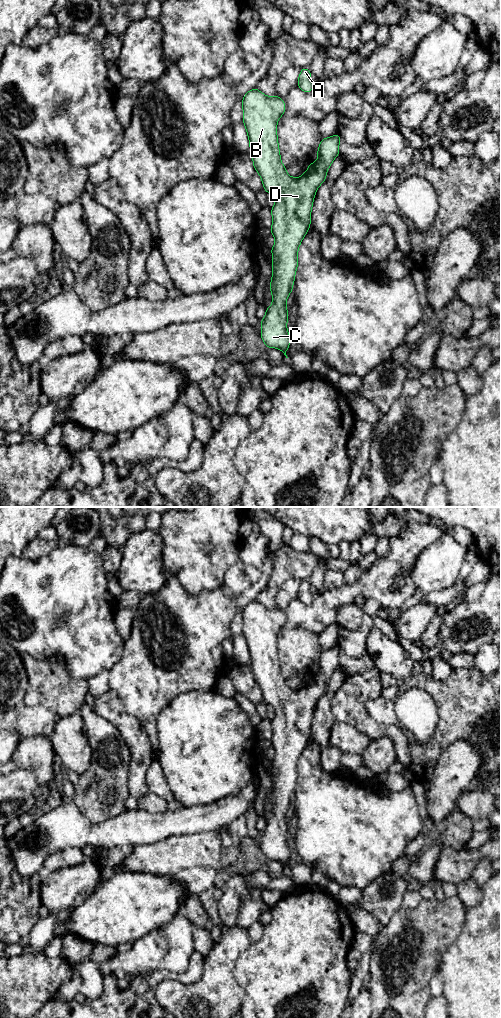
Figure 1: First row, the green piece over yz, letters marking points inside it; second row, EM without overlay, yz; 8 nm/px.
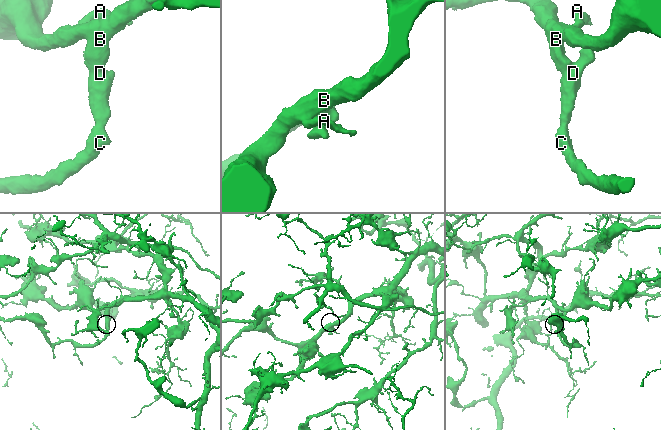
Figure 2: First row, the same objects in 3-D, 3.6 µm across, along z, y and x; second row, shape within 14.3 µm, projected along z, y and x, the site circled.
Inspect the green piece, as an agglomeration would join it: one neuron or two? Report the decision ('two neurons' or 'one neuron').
one neuron

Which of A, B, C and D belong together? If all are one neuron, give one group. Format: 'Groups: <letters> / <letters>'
Groups: A B C D

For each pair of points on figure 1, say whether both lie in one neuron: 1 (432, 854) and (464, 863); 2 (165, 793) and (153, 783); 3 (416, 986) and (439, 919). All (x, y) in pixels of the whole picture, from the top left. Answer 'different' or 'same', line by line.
1: different
2: same
3: same

